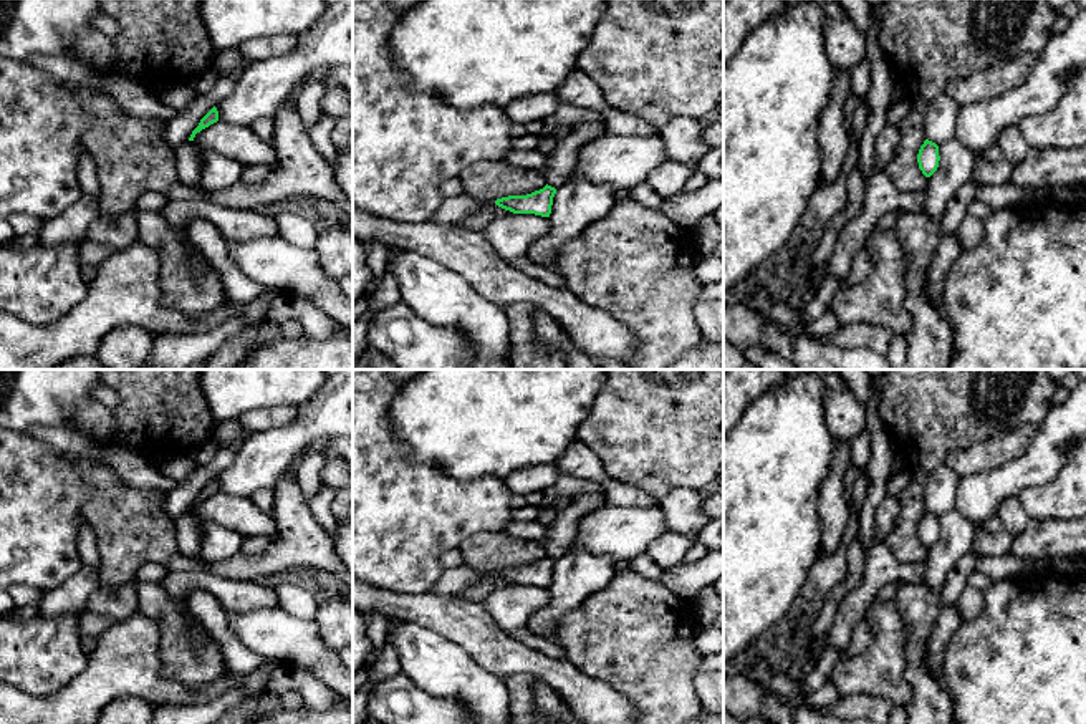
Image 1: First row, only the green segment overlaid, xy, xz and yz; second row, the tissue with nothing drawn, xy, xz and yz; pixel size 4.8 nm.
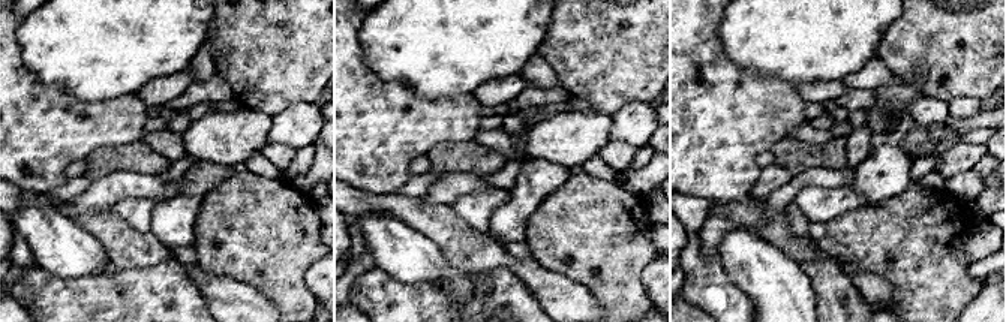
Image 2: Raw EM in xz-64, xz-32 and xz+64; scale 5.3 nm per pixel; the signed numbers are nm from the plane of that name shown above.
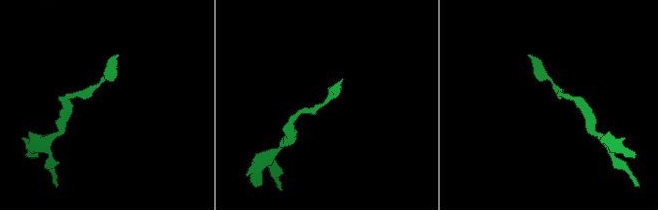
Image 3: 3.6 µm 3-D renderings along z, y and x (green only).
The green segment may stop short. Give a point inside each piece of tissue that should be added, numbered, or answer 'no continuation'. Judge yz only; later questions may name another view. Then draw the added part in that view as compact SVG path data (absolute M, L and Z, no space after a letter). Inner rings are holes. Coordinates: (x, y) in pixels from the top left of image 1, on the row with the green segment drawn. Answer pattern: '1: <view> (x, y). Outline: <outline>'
no continuation

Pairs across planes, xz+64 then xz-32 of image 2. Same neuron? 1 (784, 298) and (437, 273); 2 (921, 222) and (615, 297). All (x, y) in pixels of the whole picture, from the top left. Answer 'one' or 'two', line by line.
1: one
2: one

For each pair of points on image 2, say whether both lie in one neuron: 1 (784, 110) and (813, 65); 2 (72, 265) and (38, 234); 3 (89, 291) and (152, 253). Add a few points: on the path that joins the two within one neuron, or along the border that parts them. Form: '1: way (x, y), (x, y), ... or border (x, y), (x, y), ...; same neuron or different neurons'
1: border (762, 75), (787, 81), (795, 87); different neurons
2: way (63, 256), (47, 240); same neuron
3: border (161, 262), (152, 267), (114, 267); different neurons

